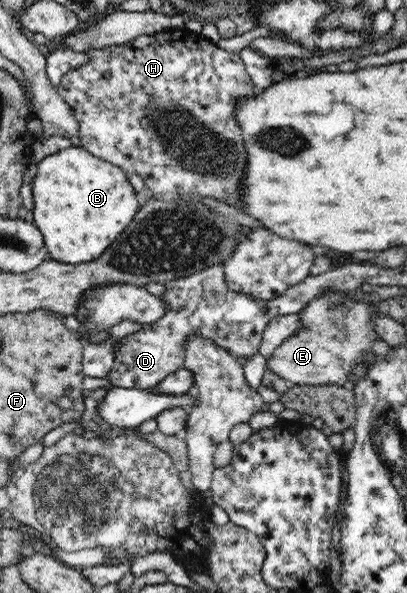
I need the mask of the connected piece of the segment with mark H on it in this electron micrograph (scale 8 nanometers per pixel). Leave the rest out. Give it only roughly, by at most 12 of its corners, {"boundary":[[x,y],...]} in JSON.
{"boundary":[[186,28],[90,48],[80,146],[240,208],[238,51]]}

